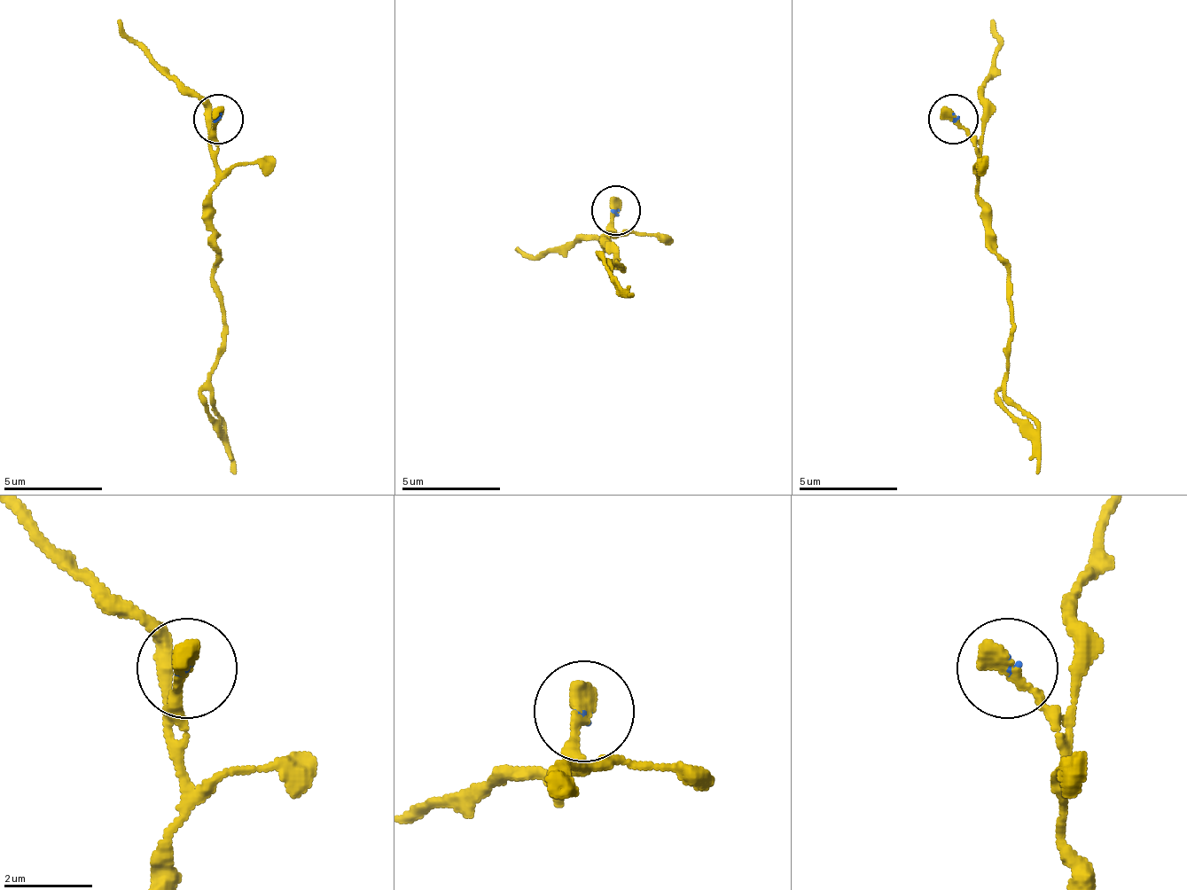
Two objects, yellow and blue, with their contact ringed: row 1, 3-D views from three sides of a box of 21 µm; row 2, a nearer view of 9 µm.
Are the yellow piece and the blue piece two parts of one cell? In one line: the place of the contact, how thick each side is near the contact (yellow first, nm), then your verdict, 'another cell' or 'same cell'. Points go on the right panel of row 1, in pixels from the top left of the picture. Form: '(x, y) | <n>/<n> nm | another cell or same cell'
(953, 119) | 440/60 nm | another cell

